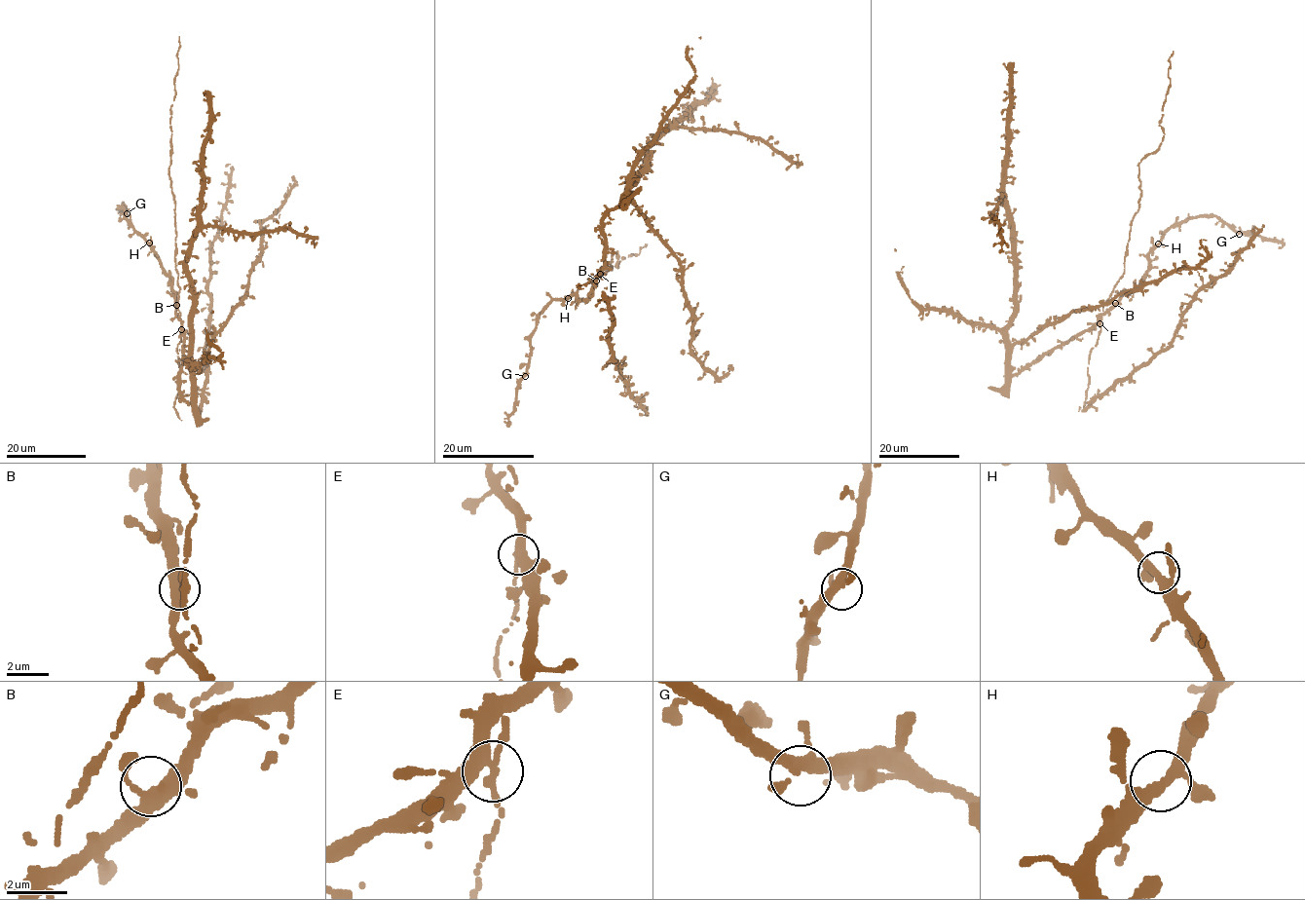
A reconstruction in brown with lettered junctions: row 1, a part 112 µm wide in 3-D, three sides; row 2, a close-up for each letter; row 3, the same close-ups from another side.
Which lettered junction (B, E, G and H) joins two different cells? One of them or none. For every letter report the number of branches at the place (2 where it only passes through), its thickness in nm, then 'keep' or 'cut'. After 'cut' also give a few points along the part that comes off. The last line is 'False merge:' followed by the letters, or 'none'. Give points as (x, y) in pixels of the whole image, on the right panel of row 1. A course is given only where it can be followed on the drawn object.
B: 4 | 360 nm | keep
E: 4 | 280 nm | keep
G: 3 | 300 nm | keep
H: 3 | 280 nm | keep
False merge: none

